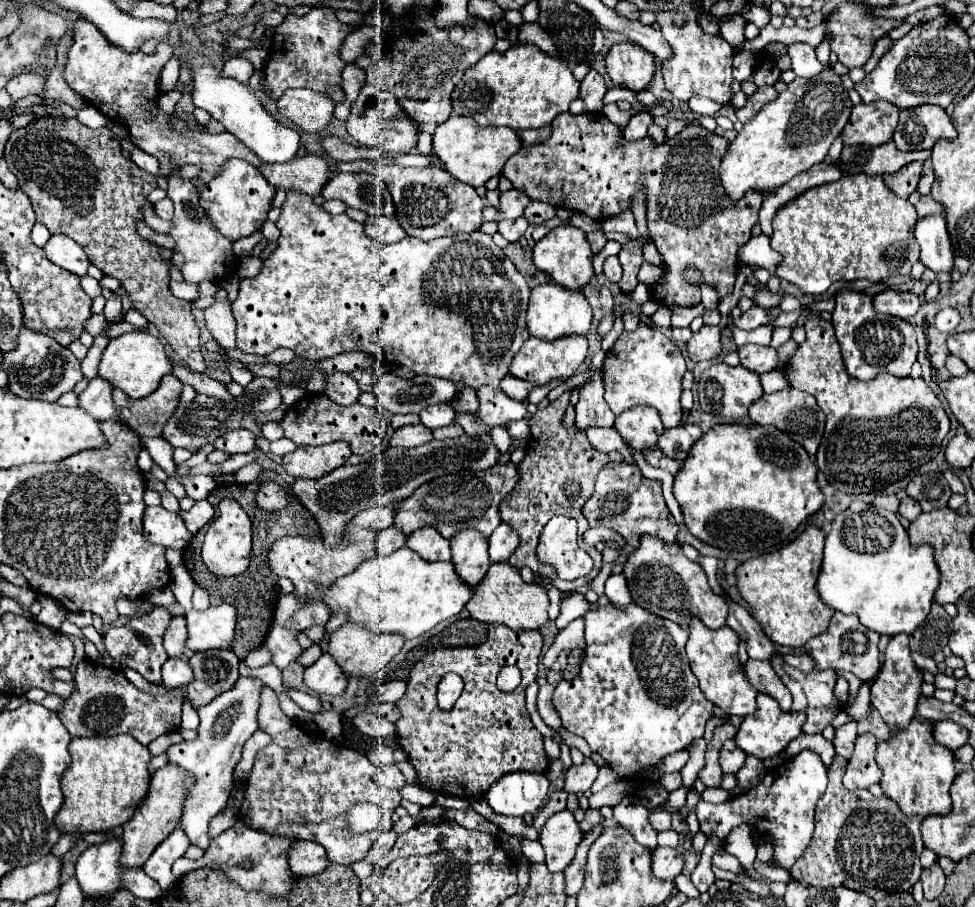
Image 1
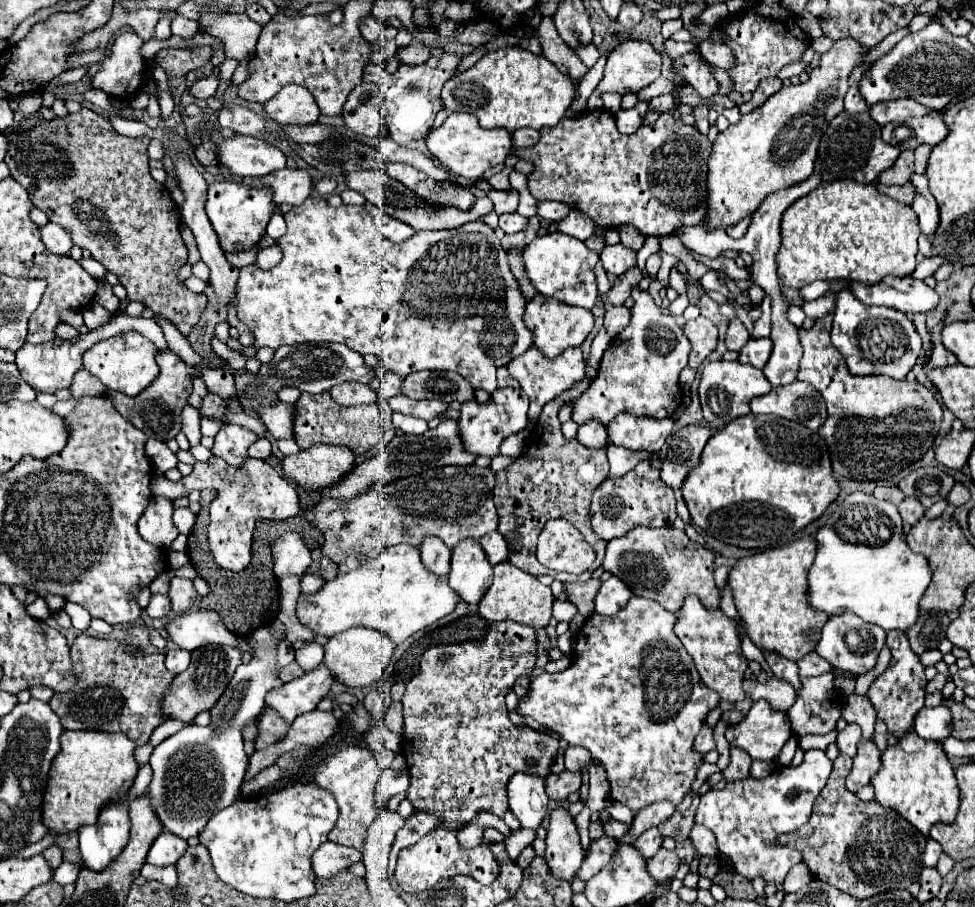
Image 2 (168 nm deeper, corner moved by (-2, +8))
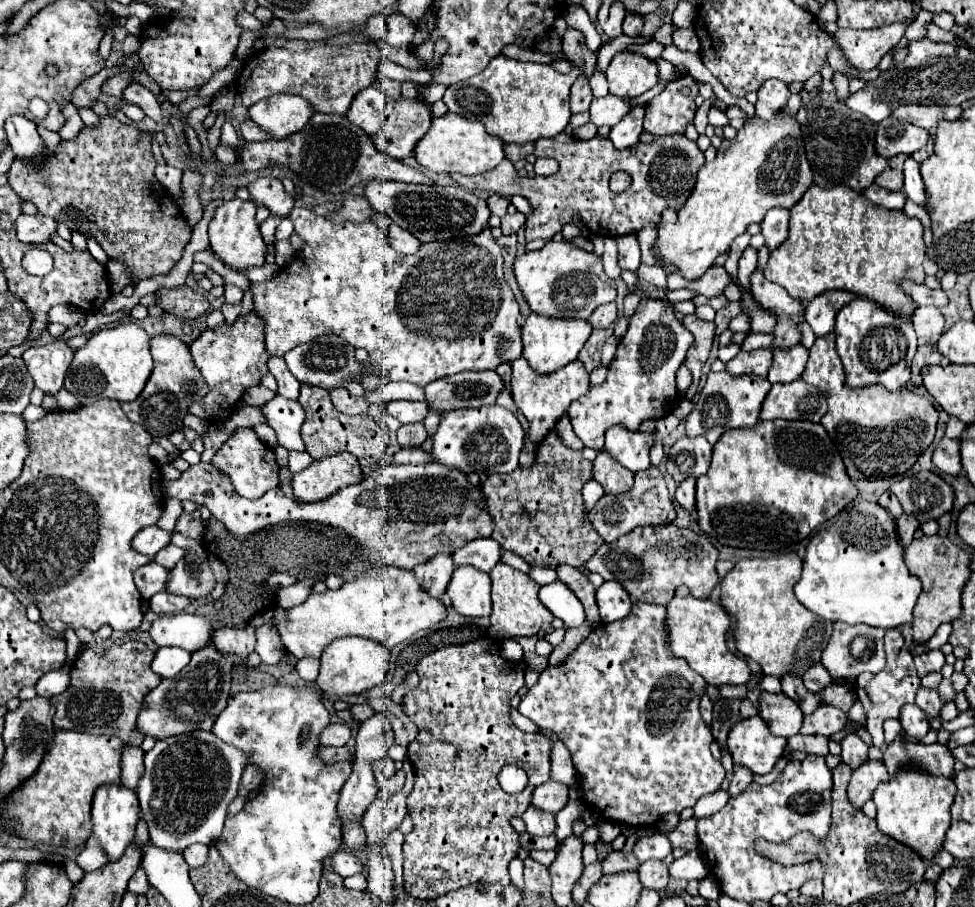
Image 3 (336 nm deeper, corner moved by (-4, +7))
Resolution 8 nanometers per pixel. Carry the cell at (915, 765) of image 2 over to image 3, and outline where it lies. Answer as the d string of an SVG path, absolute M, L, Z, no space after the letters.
M900 768L888 782L880 782L874 790L872 800L878 808L878 828L898 842L914 848L924 860L932 860L932 856L942 848L944 834L950 826L950 806L956 796L956 784L952 778L928 776L924 770Z

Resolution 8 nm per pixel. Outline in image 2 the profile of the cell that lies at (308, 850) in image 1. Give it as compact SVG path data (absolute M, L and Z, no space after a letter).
M326 841L320 845L320 849L312 857L312 867L316 877L334 877L336 873L348 869L354 865L354 861L360 861L360 851L352 847L342 847L338 843Z

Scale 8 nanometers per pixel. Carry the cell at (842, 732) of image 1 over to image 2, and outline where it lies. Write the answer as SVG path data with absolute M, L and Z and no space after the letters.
M848 725L844 731L838 733L836 745L838 745L840 753L844 753L848 757L854 757L858 741L860 741L860 727L858 725Z

